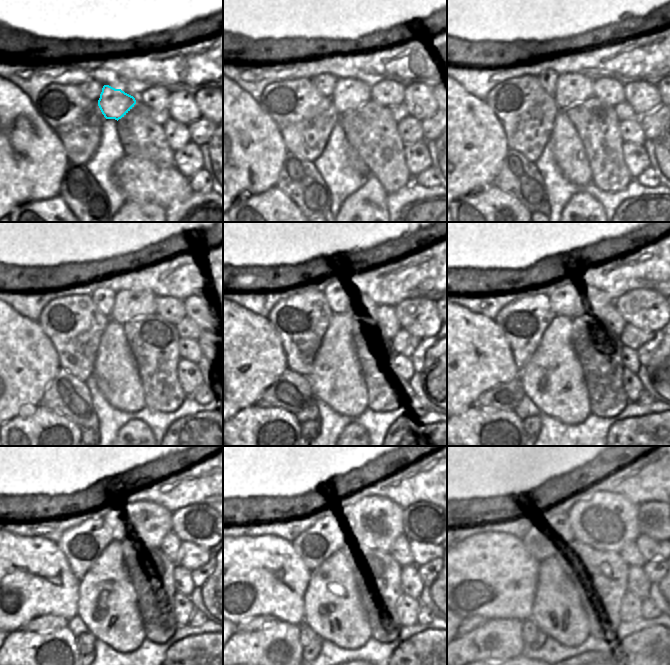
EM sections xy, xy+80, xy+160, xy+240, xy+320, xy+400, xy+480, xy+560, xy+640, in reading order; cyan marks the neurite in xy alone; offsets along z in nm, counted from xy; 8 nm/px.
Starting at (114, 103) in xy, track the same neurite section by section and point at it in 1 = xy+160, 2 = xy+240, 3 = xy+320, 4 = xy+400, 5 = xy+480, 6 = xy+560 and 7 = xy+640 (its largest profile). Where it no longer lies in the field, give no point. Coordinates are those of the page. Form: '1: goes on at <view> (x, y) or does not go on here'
1: goes on at xy+160 (571, 89)
2: goes on at xy+240 (129, 305)
3: goes on at xy+320 (362, 301)
4: goes on at xy+400 (602, 304)
5: goes on at xy+480 (149, 522)
6: goes on at xy+560 (379, 521)
7: goes on at xy+640 (609, 521)

